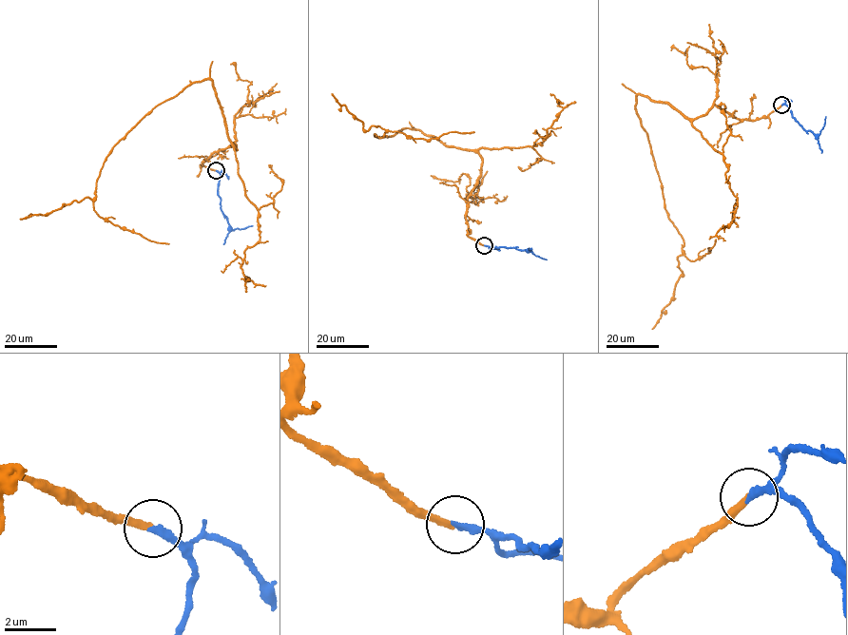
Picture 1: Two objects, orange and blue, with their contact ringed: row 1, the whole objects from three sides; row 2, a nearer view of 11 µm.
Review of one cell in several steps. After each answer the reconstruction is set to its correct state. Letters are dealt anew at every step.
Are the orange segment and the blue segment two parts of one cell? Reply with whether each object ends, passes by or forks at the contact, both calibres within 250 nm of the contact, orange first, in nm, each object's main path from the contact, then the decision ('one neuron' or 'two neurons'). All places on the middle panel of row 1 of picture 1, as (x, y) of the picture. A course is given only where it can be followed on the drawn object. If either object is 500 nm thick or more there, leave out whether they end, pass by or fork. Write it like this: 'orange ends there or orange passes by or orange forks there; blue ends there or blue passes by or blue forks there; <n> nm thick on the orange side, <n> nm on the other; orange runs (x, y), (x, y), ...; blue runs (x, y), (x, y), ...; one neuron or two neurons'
orange ends there; blue ends there; 220 nm thick on the orange side, 280 nm on the other; orange runs (484, 245), (468, 236), (466, 219), (479, 155), (416, 128), (377, 137), (386, 131), (364, 130), (332, 93); blue runs (484, 245), (527, 251), (547, 259); one neuron

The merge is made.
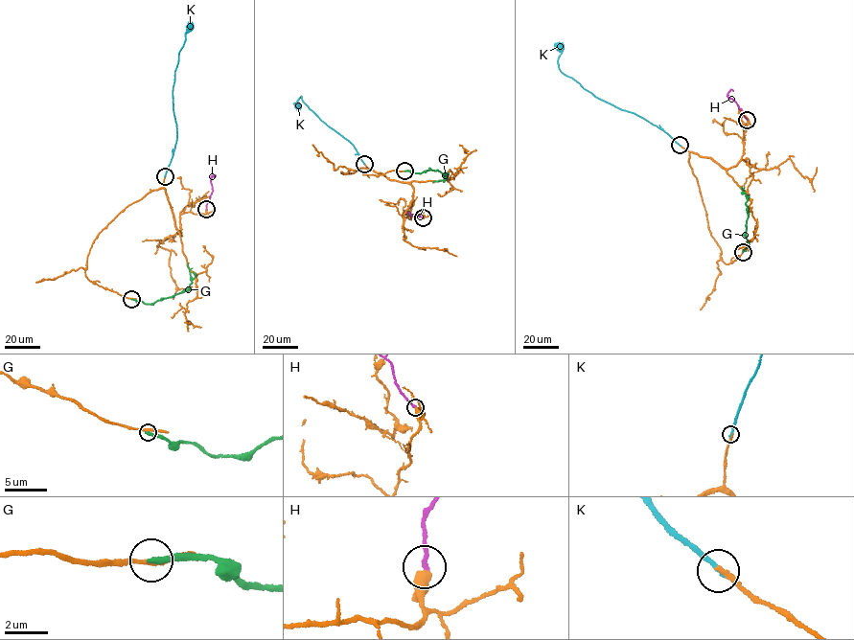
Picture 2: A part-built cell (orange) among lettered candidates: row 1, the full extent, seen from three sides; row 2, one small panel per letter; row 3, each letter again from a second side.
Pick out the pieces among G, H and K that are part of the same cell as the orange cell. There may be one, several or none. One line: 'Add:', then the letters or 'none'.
Add: H

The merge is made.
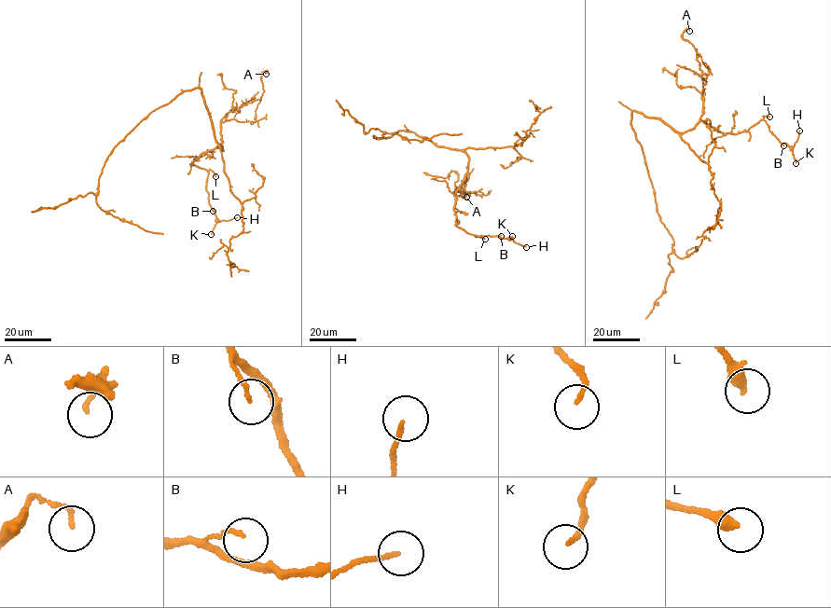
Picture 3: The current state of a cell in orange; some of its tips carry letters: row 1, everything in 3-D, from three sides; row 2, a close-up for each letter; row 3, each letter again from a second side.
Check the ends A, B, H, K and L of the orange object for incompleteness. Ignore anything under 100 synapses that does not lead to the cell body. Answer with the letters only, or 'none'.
none

